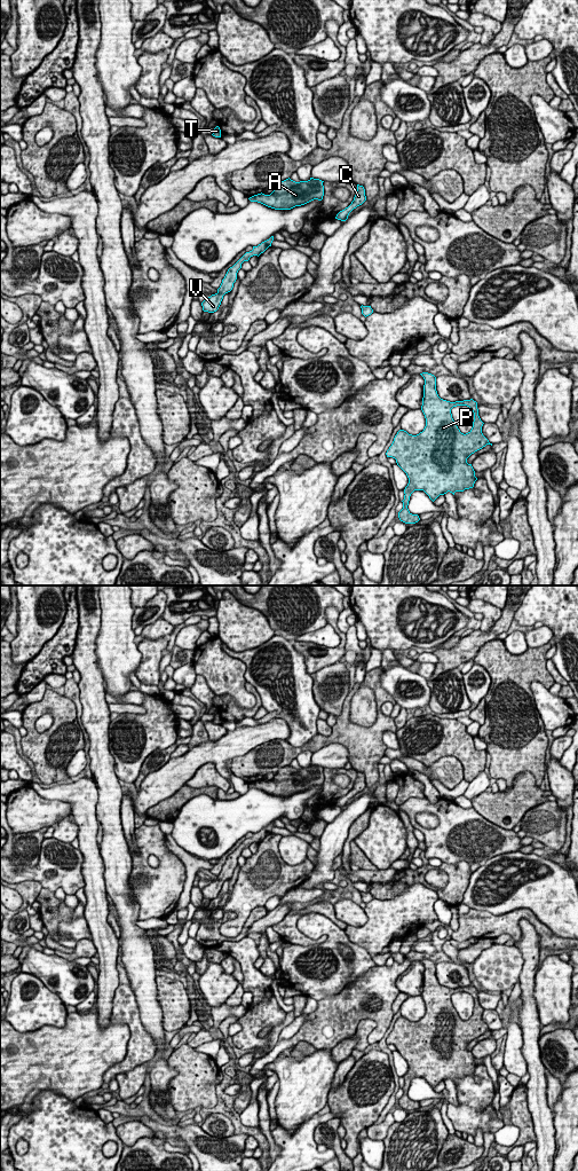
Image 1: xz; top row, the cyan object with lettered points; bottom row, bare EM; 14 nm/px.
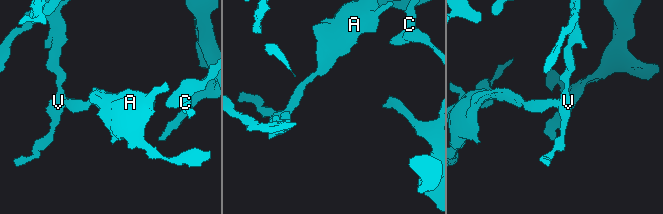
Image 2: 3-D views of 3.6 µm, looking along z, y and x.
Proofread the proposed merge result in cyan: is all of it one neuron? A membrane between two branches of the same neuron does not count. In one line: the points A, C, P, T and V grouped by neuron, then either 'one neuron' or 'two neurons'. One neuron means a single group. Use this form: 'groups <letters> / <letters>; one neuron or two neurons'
groups A C P T V; one neuron

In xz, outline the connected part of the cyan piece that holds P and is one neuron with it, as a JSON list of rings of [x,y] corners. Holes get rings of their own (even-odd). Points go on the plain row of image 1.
[[[420,960],[425,966],[421,997],[426,1013],[417,1022],[399,1016],[387,1037],[387,1044],[396,1046],[406,1060],[409,1070],[404,1076],[403,1095],[398,1105],[405,1110],[420,1107],[409,1095],[410,1083],[414,1077],[423,1077],[434,1089],[448,1078],[464,1078],[474,1074],[477,1064],[467,1045],[486,1031],[491,1031],[482,1020],[483,1008],[478,1003],[477,989],[473,985],[450,989],[438,983],[436,964]],[[467,992],[474,999],[472,1016],[464,1021],[456,1012],[451,996]]]

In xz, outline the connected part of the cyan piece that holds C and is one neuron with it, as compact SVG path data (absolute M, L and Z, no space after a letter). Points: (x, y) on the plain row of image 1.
M357 771L357 779L354 784L354 787L351 788L351 791L348 794L340 797L336 801L335 805L346 808L348 805L349 800L357 793L362 792L365 787L366 787L365 776L363 772Z

